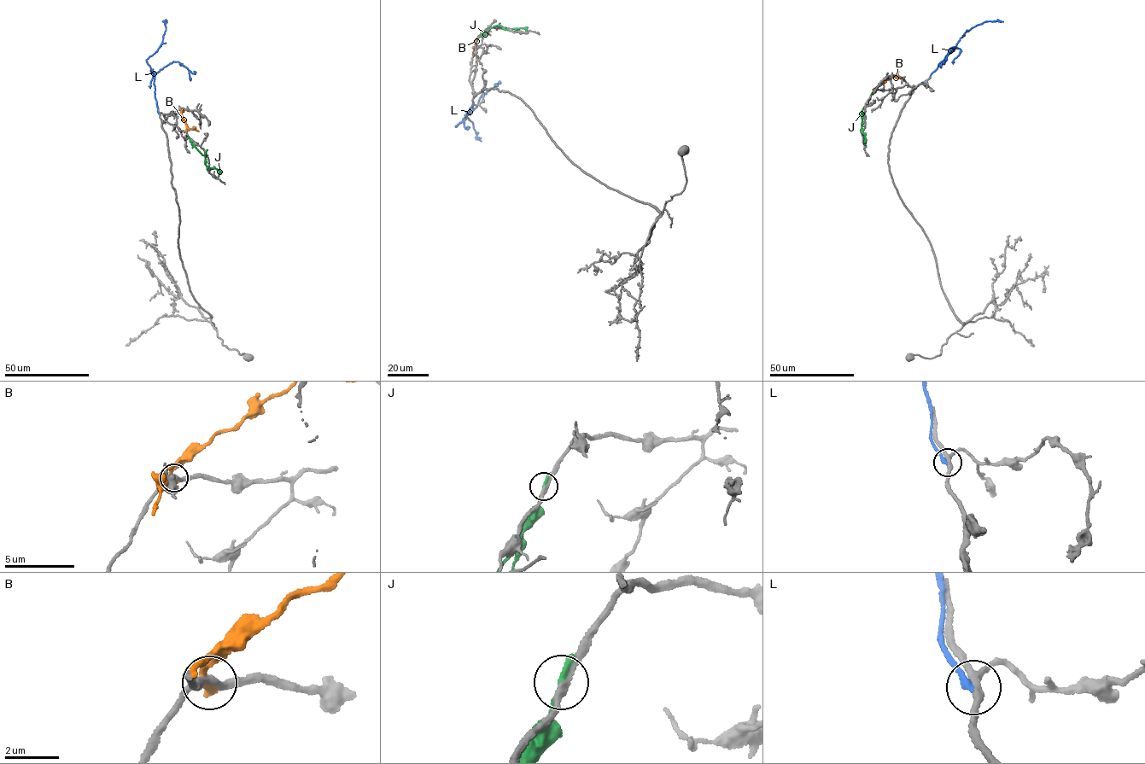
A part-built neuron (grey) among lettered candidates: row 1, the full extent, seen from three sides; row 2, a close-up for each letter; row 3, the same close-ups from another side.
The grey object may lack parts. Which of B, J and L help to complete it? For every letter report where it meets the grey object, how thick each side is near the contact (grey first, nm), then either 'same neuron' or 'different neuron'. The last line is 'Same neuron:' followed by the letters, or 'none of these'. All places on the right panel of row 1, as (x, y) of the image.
B: (875, 90) | 220/320 nm | different neuron
J: (870, 96) | 240/320 nm | different neuron
L: (924, 82) | 240/200 nm | different neuron
Same neuron: none of these

